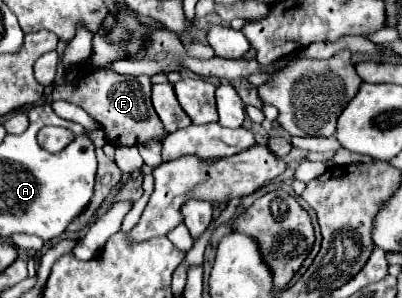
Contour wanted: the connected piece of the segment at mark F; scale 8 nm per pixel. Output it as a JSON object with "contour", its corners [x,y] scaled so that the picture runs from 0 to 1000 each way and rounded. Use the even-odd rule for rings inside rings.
{"contour":[[[226,232],[192,258],[187,279],[142,285],[132,332],[162,332],[201,352],[261,440],[286,493],[326,493],[366,473],[405,473],[415,460],[400,399],[376,352],[376,265],[366,252],[296,252],[271,232]]]}

